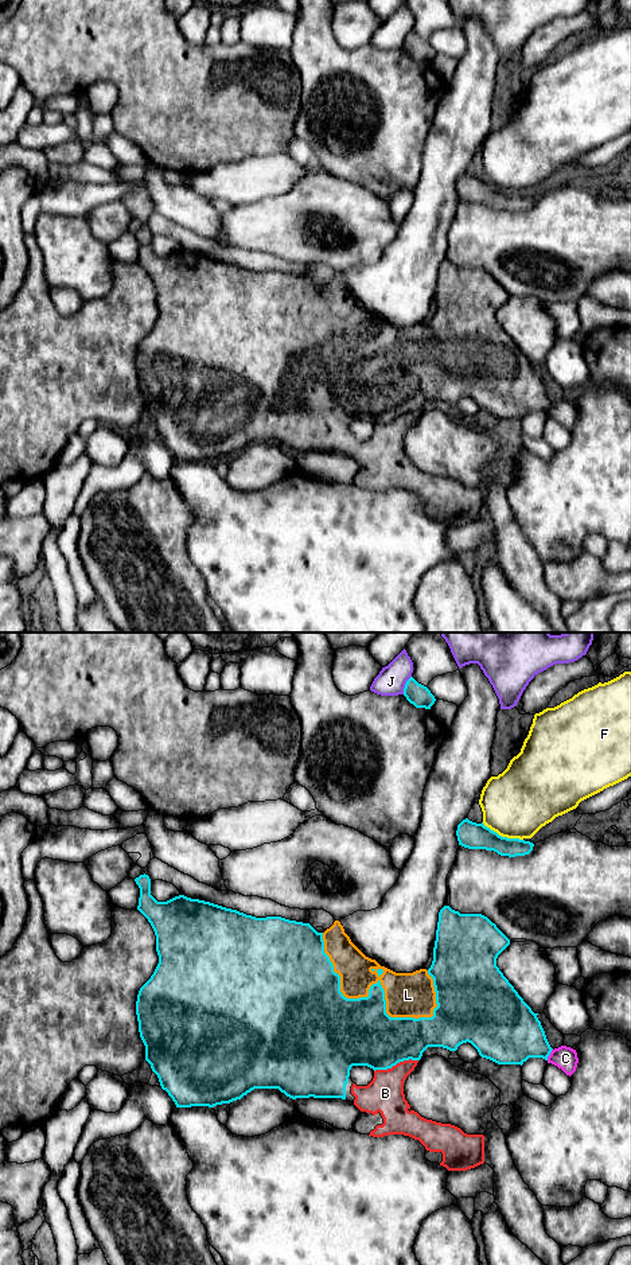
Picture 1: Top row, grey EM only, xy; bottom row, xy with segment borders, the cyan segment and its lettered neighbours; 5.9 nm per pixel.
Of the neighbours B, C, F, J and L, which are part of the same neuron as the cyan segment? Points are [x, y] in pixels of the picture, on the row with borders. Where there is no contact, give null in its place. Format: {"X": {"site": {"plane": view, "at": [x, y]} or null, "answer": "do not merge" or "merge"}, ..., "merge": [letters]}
{"B": {"site": {"plane": "xy", "at": [396, 1063]}, "answer": "merge"}, "C": {"site": {"plane": "xy", "at": [549, 1054]}, "answer": "do not merge"}, "F": {"site": {"plane": "xy", "at": [501, 836]}, "answer": "do not merge"}, "J": {"site": {"plane": "xy", "at": [405, 685]}, "answer": "do not merge"}, "L": {"site": {"plane": "xy", "at": [369, 991]}, "answer": "merge"}, "merge": ["B", "L"]}

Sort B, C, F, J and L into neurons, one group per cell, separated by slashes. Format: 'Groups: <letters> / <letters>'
Groups: B L / C / F / J

